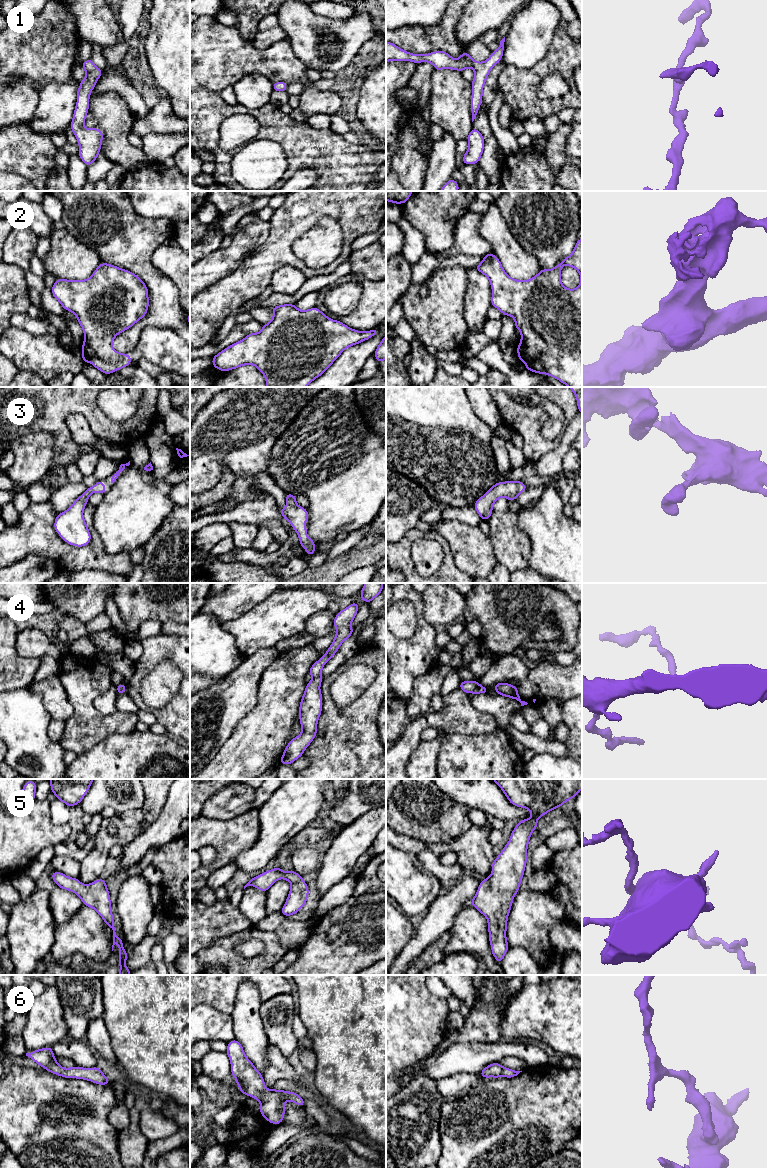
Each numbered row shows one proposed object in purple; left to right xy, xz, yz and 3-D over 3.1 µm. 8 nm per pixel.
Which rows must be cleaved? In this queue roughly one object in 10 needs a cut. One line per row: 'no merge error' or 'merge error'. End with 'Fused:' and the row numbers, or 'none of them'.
1: no merge error
2: no merge error
3: no merge error
4: no merge error
5: no merge error
6: no merge error
Fused: none of them

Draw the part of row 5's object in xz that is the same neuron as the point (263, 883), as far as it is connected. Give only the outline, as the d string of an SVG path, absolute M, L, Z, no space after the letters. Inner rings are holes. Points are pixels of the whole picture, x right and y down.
M273 868L262 873L259 876L253 877L244 886L254 886L262 892L266 892L272 884L279 879L285 879L291 883L291 889L288 894L287 900L281 910L284 916L296 914L306 904L309 889L302 876L297 872L290 871L284 872L282 868Z

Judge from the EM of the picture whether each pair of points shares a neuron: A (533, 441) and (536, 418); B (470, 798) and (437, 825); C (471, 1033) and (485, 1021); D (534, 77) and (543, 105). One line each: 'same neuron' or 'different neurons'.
A: same neuron
B: different neurons
C: same neuron
D: same neuron

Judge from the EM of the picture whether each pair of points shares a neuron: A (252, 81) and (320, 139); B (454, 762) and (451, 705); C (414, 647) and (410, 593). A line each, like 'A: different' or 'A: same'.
A: different
B: different
C: same

